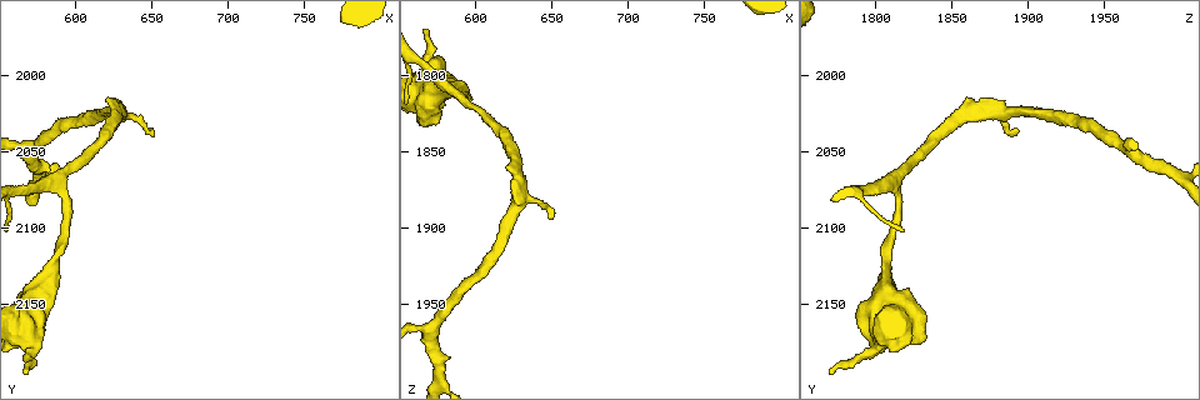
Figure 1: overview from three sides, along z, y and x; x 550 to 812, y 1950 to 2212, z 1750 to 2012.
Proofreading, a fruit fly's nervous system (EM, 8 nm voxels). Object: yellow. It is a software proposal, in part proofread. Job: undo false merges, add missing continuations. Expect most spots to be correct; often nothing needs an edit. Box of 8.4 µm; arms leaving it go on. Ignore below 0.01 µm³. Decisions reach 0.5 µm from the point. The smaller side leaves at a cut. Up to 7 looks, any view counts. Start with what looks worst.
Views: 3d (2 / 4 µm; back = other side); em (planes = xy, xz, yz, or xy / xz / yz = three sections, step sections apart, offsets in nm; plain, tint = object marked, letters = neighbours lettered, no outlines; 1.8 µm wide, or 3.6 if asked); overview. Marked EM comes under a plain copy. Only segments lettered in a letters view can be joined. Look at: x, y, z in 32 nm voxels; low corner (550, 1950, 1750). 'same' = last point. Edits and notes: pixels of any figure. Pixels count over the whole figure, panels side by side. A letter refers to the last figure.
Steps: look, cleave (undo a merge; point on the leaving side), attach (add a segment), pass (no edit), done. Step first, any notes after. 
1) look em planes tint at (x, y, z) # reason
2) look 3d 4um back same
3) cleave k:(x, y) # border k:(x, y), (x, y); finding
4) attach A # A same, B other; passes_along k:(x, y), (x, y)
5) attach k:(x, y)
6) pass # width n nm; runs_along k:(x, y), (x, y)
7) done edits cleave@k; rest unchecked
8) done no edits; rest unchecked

look em 3.6um xz step 16 letters at (568, 2174, 1832)

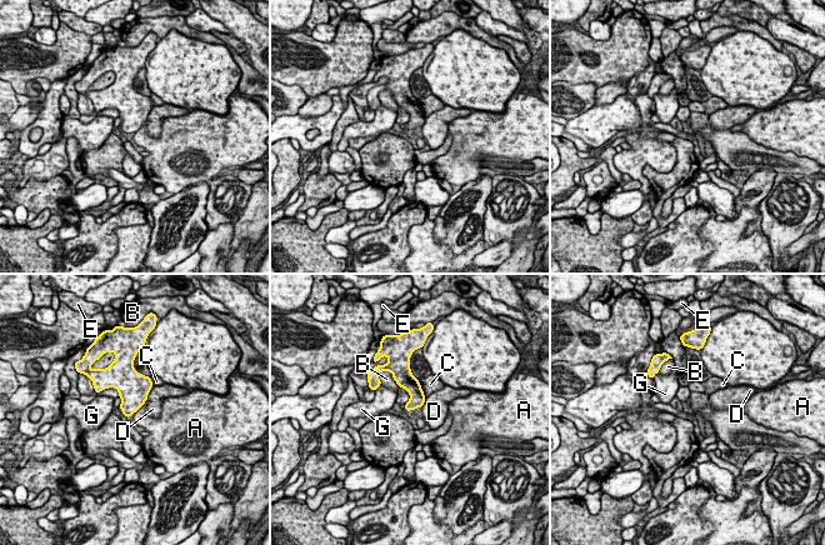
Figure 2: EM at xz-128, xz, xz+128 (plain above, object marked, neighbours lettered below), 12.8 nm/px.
look em 3.6um planes letters same # cut it another way

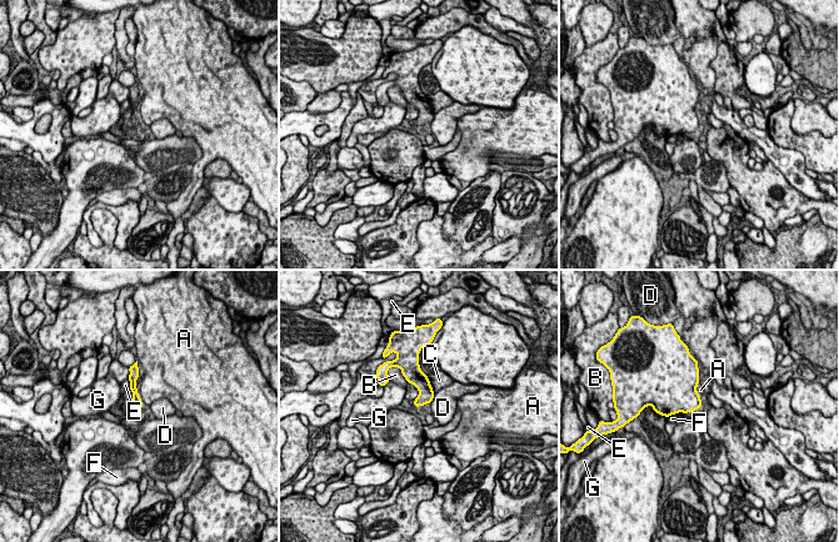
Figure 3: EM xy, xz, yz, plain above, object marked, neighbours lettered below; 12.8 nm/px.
pass # A other, B other, C other, D other, E other, F other, G other; runs_along 3:(133, 375), (133, 389), (139, 405); none of them fits

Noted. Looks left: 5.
look em planes letters at (566, 2192, 1770) # tapers out

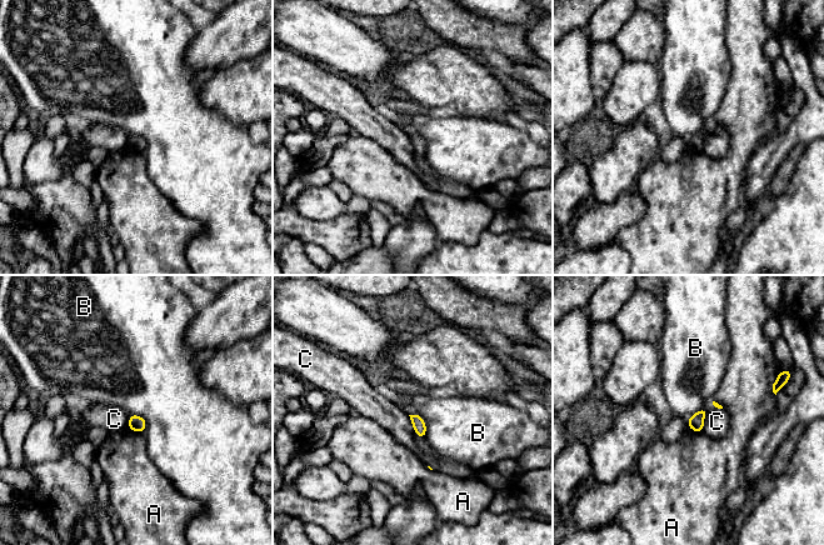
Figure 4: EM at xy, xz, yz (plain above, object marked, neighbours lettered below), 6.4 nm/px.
pass # width 80 nm; A other, B other, C other; border 4:(409, 414), (423, 419), (425, 436); no lettered segment goes on from it

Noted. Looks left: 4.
look 3d 4um at (648, 2038, 1892) # thin end

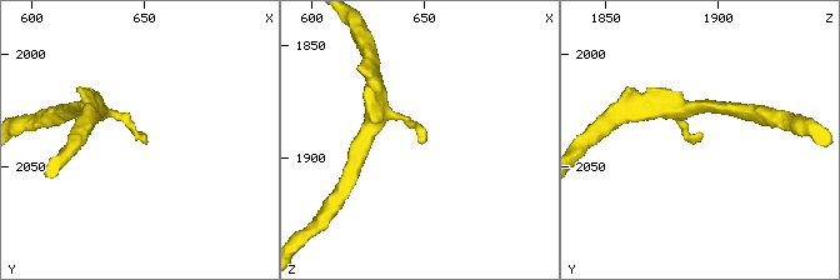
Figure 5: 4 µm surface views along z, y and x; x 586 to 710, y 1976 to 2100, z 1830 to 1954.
look em planes letters at (651, 2037, 1892) # now the EM

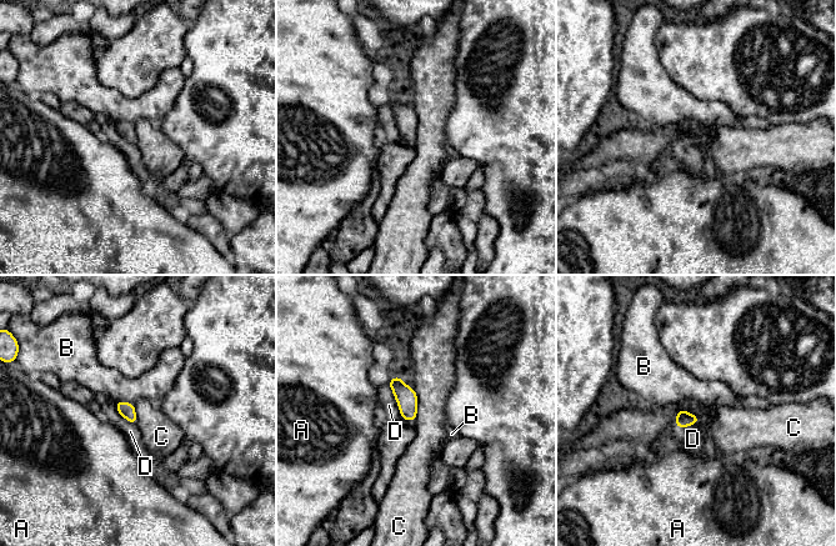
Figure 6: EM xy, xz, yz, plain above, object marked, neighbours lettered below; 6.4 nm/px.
pass # A other, B other, C other, D other; border 6:(700, 419), (679, 410), (675, 426); no lettered segment goes on from it

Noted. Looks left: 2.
done no edits; rest unchecked

